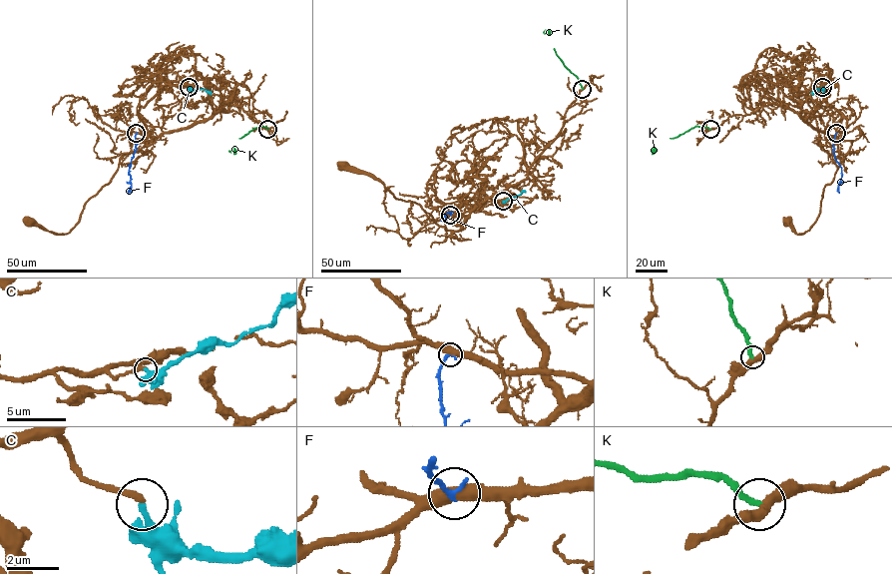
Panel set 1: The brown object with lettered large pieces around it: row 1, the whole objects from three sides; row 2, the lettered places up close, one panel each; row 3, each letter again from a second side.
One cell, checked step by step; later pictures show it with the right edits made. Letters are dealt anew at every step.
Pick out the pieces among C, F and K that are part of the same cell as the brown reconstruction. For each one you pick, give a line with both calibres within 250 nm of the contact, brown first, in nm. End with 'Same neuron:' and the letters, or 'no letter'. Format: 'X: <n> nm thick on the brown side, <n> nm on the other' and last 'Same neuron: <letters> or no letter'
C: 280 nm thick on the brown side, 240 nm on the other
Same neuron: C

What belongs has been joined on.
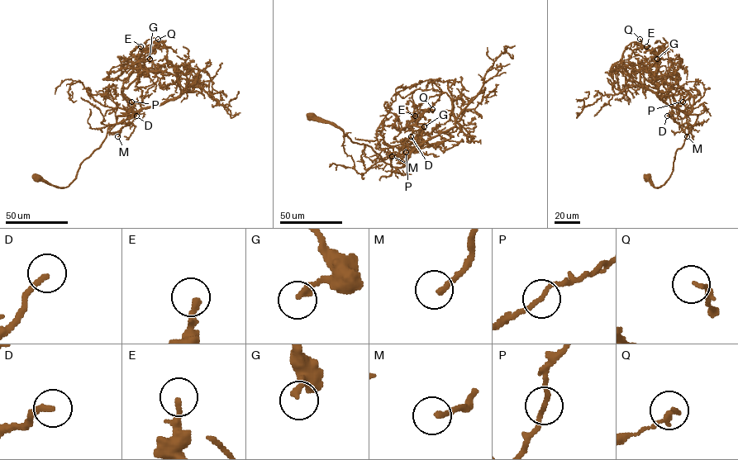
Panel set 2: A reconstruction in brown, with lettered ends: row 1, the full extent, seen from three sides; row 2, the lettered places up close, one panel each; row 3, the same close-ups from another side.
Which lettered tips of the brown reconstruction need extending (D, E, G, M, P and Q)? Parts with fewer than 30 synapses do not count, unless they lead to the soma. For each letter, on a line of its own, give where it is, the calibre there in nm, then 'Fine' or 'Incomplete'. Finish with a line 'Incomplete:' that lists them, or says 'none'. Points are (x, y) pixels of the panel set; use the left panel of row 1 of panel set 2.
D: Place: (136, 116). Thickness 200 nm. Fine
E: Place: (140, 46). Thickness 200 nm. Fine
G: Place: (149, 59). Thickness 260 nm. Fine
M: Place: (117, 136). Thickness 200 nm. Incomplete
P: Place: (131, 101). Thickness 160 nm. Fine
Q: Place: (158, 39). Thickness 140 nm. Fine
Incomplete: M

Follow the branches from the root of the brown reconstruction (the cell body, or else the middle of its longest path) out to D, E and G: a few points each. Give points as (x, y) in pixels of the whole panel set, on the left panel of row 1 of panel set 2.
D: (37, 178), (67, 187), (75, 177), (79, 164), (100, 146), (117, 117), (133, 114), (128, 119), (136, 116)
E: (37, 178), (67, 187), (117, 117), (132, 115), (122, 91), (140, 74), (149, 75), (137, 62), (140, 46)
G: (37, 178), (72, 182), (117, 117), (132, 115), (122, 91), (149, 75), (137, 62), (143, 49), (149, 59)

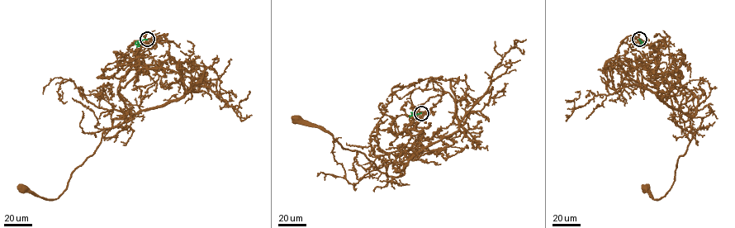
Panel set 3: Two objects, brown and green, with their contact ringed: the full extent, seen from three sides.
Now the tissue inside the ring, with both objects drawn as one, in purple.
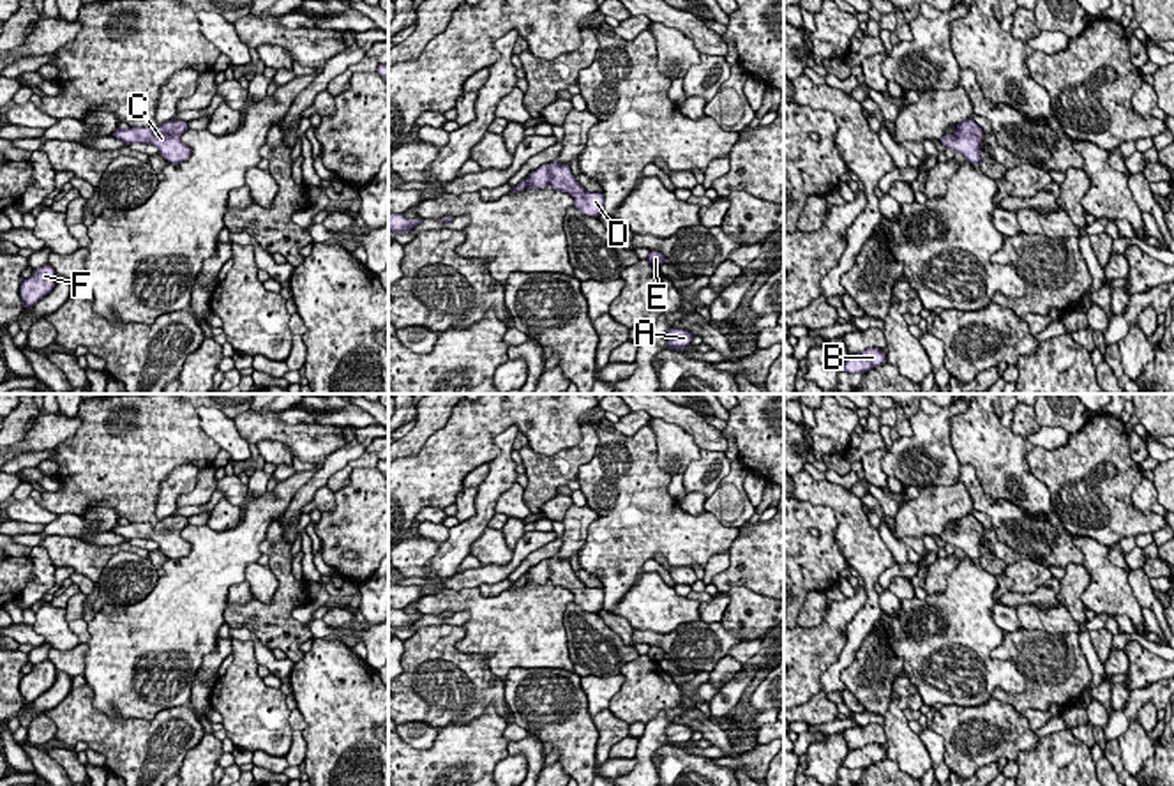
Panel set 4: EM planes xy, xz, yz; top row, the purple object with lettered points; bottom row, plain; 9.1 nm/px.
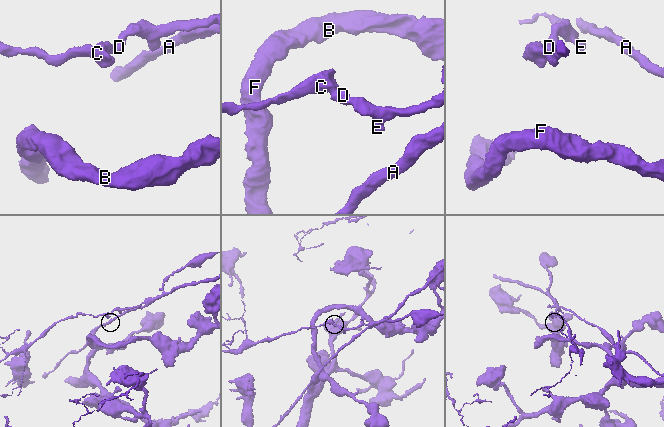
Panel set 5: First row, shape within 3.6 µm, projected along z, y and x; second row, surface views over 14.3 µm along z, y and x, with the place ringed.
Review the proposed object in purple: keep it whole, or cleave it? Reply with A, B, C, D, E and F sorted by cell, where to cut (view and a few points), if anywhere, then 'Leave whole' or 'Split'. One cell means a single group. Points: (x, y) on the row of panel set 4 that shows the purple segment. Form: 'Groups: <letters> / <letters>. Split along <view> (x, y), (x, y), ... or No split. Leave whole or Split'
Groups: A B C D E F. No split. Leave whole

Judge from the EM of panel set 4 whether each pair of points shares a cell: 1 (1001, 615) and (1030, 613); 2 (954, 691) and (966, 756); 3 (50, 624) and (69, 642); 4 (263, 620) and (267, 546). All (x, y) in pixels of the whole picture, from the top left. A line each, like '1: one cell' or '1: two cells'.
1: two cells
2: two cells
3: one cell
4: one cell

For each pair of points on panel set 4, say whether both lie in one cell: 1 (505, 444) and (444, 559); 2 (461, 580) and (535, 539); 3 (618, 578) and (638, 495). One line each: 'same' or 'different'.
1: same
2: same
3: same

